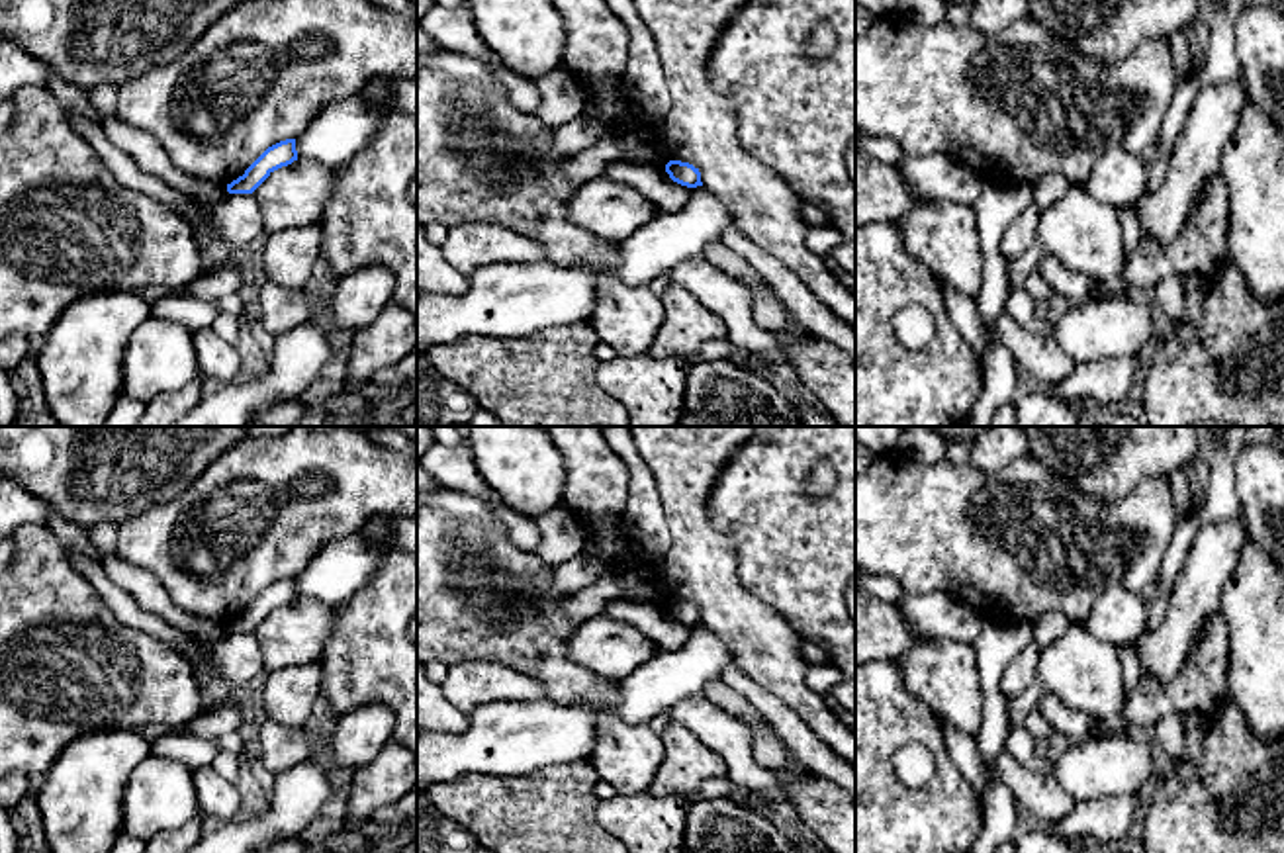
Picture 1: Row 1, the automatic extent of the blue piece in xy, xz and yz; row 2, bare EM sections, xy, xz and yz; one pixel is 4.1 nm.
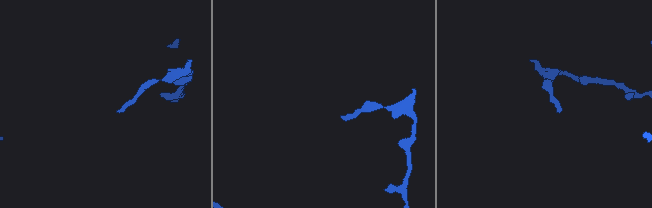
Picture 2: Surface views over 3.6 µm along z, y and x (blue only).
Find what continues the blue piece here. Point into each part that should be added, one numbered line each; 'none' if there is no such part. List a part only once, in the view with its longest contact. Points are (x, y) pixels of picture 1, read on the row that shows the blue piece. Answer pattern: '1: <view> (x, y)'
none

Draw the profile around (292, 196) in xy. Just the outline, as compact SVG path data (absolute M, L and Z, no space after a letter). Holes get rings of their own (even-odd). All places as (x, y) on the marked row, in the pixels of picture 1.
M309 158L282 166L252 192L262 231L274 235L282 229L319 223L333 188L333 168Z

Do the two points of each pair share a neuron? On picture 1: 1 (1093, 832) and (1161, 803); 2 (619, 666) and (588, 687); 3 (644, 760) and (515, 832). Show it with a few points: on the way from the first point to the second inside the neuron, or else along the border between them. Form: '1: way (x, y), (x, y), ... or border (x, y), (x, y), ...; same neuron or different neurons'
1: border (1147, 791), (1138, 818); different neurons
2: border (566, 650), (574, 662), (615, 683); different neurons
3: border (588, 762), (599, 777); different neurons

